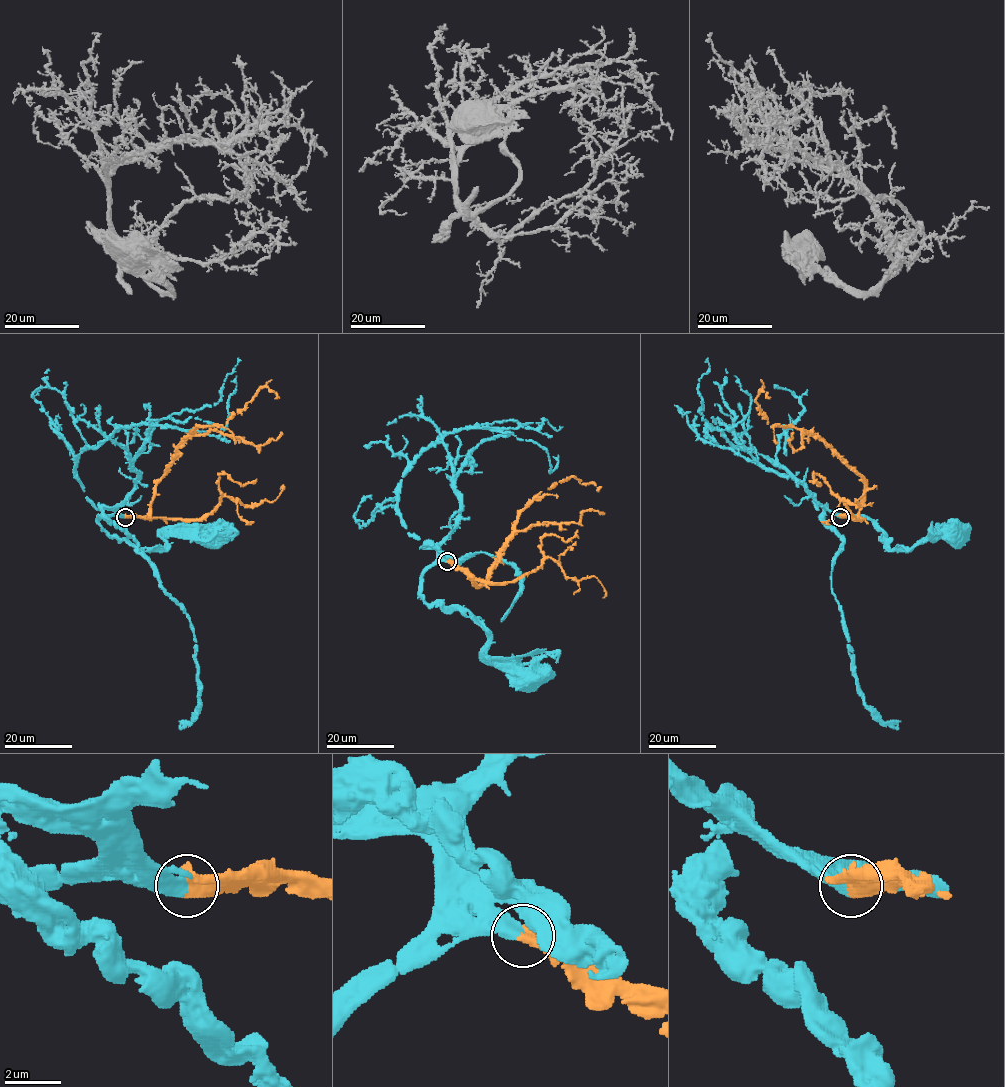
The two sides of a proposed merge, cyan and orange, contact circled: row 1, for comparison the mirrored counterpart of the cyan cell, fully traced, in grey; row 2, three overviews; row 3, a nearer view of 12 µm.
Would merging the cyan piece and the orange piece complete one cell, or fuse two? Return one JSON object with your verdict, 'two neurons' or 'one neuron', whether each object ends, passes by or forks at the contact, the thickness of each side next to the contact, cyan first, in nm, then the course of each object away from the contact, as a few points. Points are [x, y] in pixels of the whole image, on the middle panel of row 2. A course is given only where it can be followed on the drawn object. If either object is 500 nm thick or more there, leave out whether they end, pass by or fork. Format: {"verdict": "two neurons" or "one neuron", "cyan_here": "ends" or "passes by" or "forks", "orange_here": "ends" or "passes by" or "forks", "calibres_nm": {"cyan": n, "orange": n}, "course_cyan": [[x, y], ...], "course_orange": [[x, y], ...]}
{"verdict": "one neuron", "calibres_nm": {"cyan": 500, "orange": 600}, "course_cyan": [[447, 561], [424, 572], [421, 597], [471, 616], [485, 631], [486, 654], [498, 656], [525, 683], [530, 680]], "course_orange": [[447, 561], [481, 585], [522, 511], [536, 498], [572, 476], [581, 484], [593, 483], [596, 490]]}

